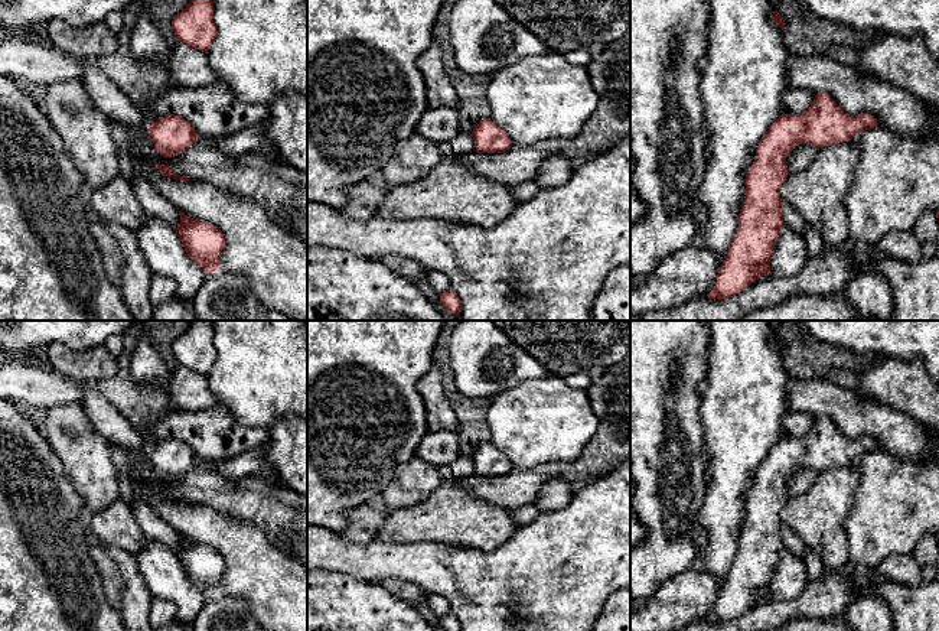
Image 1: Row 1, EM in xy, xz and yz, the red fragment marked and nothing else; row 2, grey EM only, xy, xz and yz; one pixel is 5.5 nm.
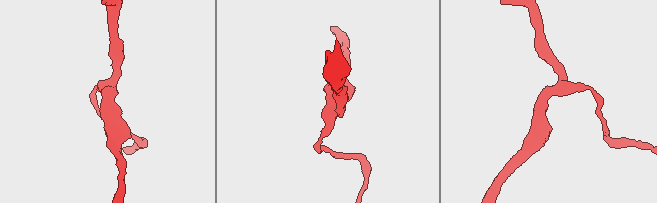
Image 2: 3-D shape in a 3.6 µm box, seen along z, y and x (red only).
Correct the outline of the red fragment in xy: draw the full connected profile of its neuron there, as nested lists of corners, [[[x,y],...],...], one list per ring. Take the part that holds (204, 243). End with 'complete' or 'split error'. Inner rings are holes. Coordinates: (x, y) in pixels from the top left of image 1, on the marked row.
[[[180,212],[180,224],[175,230],[193,263],[211,274],[221,269],[225,247],[222,231],[211,222],[190,218]]]; complete

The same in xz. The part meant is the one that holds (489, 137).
[[[490,117],[480,121],[472,131],[477,153],[505,153],[512,142],[506,131]]]; complete

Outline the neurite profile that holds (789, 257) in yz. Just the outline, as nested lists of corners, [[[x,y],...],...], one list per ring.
[[[783,225],[775,241],[770,260],[770,274],[777,277],[796,277],[808,261],[806,244],[802,235]]]

